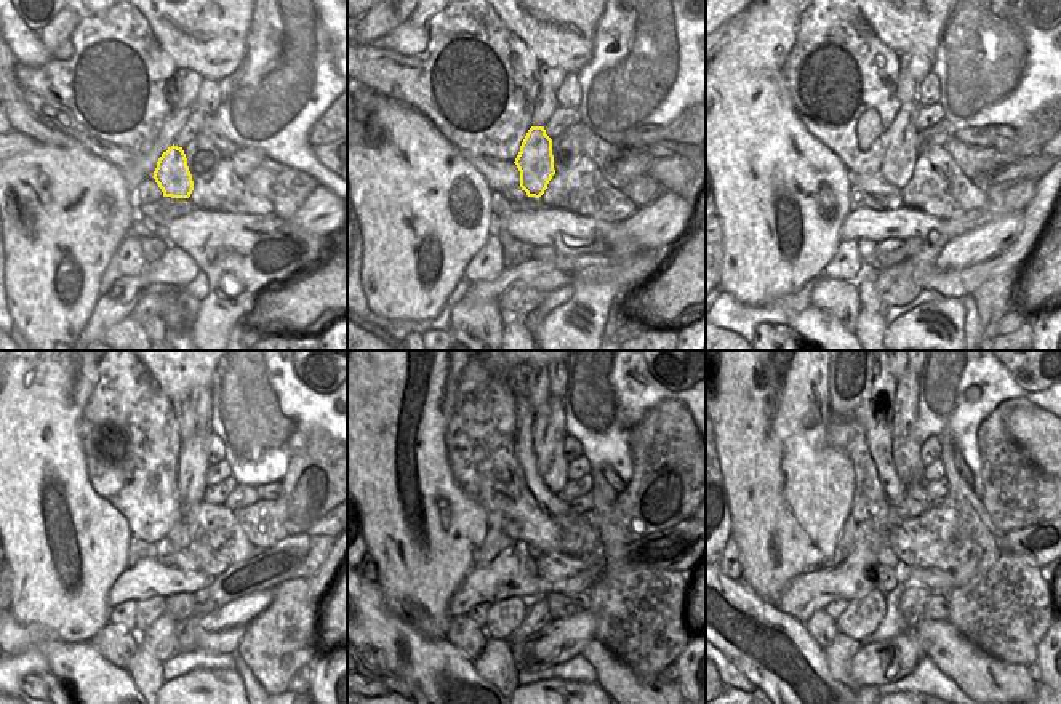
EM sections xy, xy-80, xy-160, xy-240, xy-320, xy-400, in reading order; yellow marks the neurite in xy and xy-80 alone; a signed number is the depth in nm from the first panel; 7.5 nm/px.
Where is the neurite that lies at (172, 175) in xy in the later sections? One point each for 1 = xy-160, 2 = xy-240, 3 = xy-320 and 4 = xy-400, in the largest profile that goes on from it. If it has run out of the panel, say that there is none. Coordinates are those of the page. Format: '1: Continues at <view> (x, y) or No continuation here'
1: Continues at xy-160 (898, 165)
2: Continues at xy-240 (191, 485)
3: Continues at xy-320 (549, 432)
4: Continues at xy-400 (906, 450)

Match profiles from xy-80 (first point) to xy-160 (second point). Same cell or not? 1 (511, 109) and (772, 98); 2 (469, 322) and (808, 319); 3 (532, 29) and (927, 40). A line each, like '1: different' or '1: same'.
1: different
2: different
3: same

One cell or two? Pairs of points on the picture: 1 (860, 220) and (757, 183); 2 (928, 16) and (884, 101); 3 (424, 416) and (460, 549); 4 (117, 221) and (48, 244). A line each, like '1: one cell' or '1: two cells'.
1: two cells
2: two cells
3: one cell
4: one cell

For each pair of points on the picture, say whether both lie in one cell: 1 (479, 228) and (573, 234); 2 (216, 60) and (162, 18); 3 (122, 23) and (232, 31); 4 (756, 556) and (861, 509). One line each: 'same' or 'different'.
1: different
2: same
3: different
4: different

